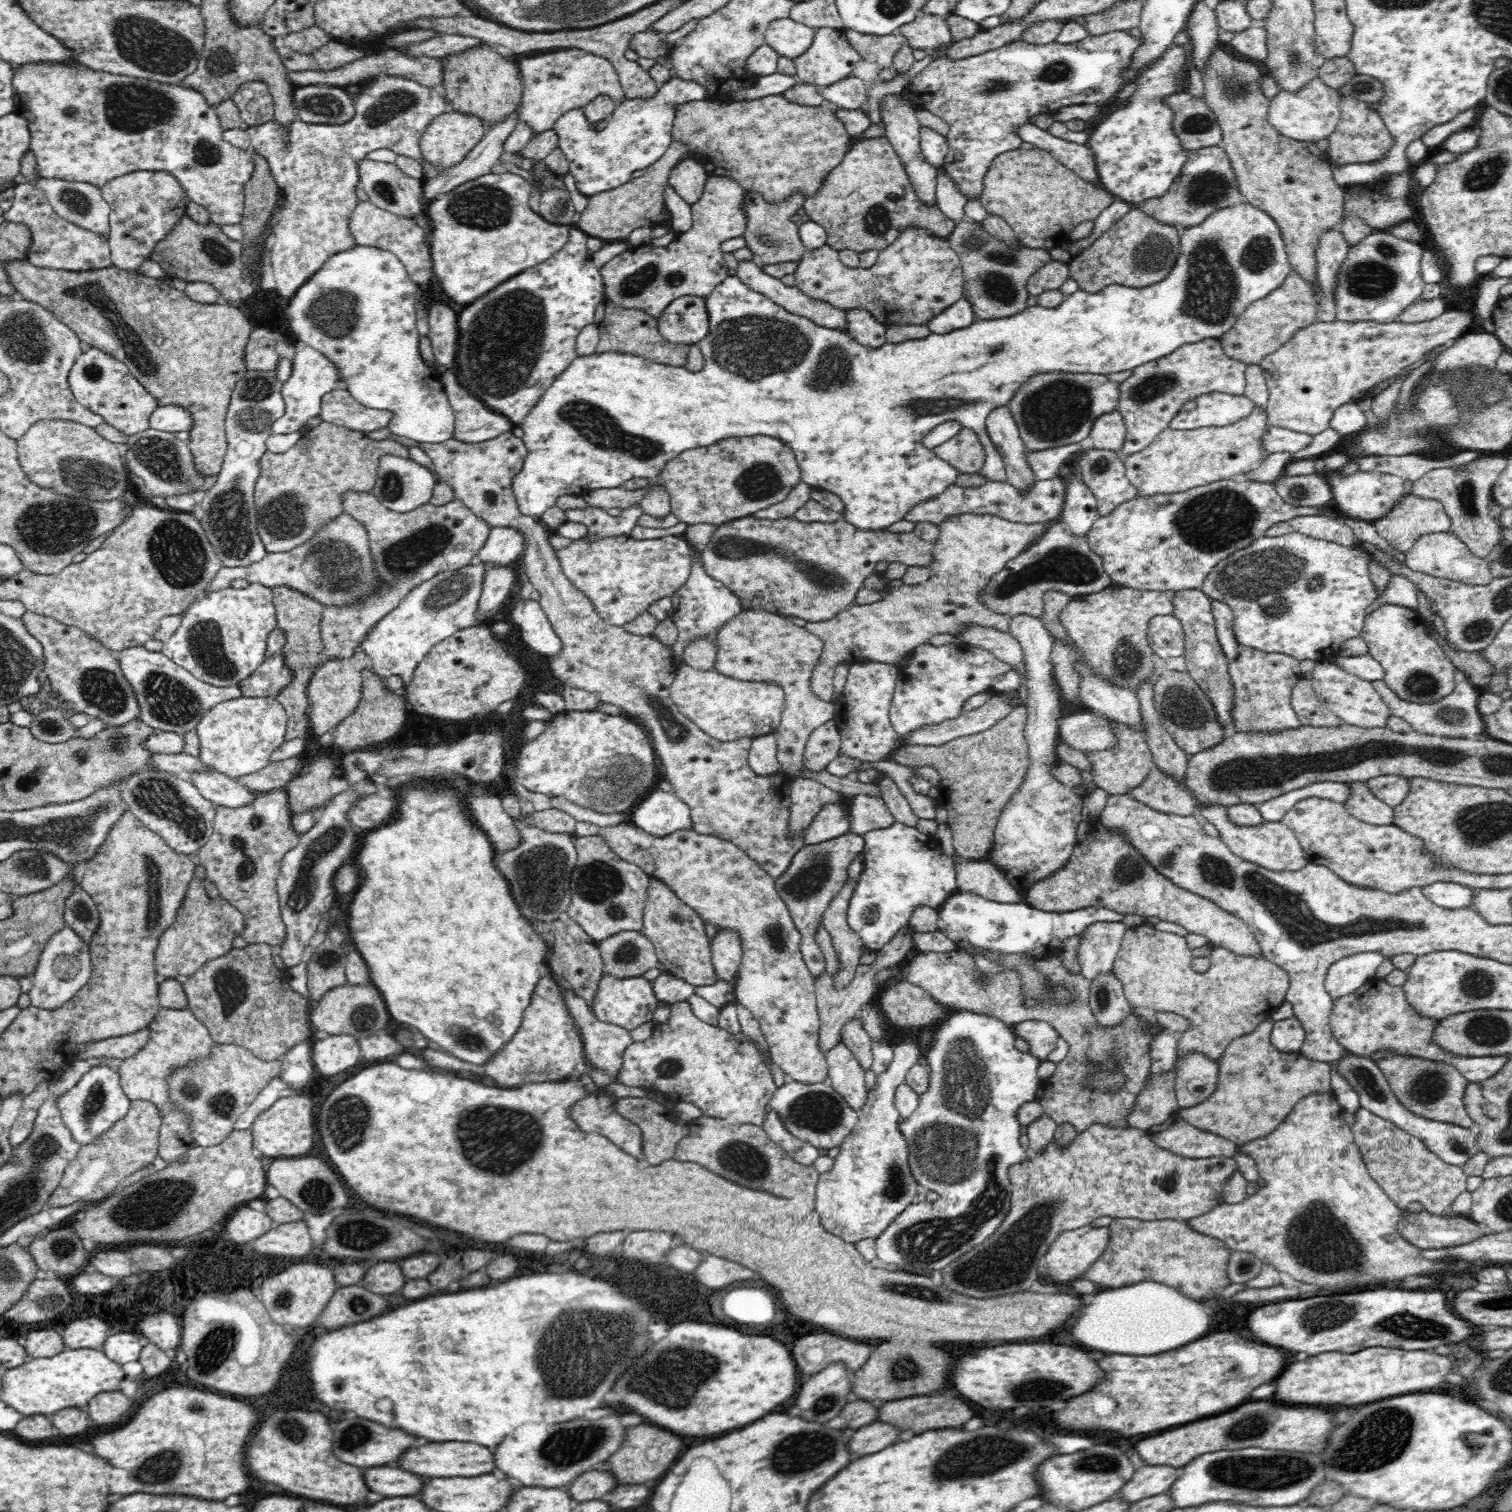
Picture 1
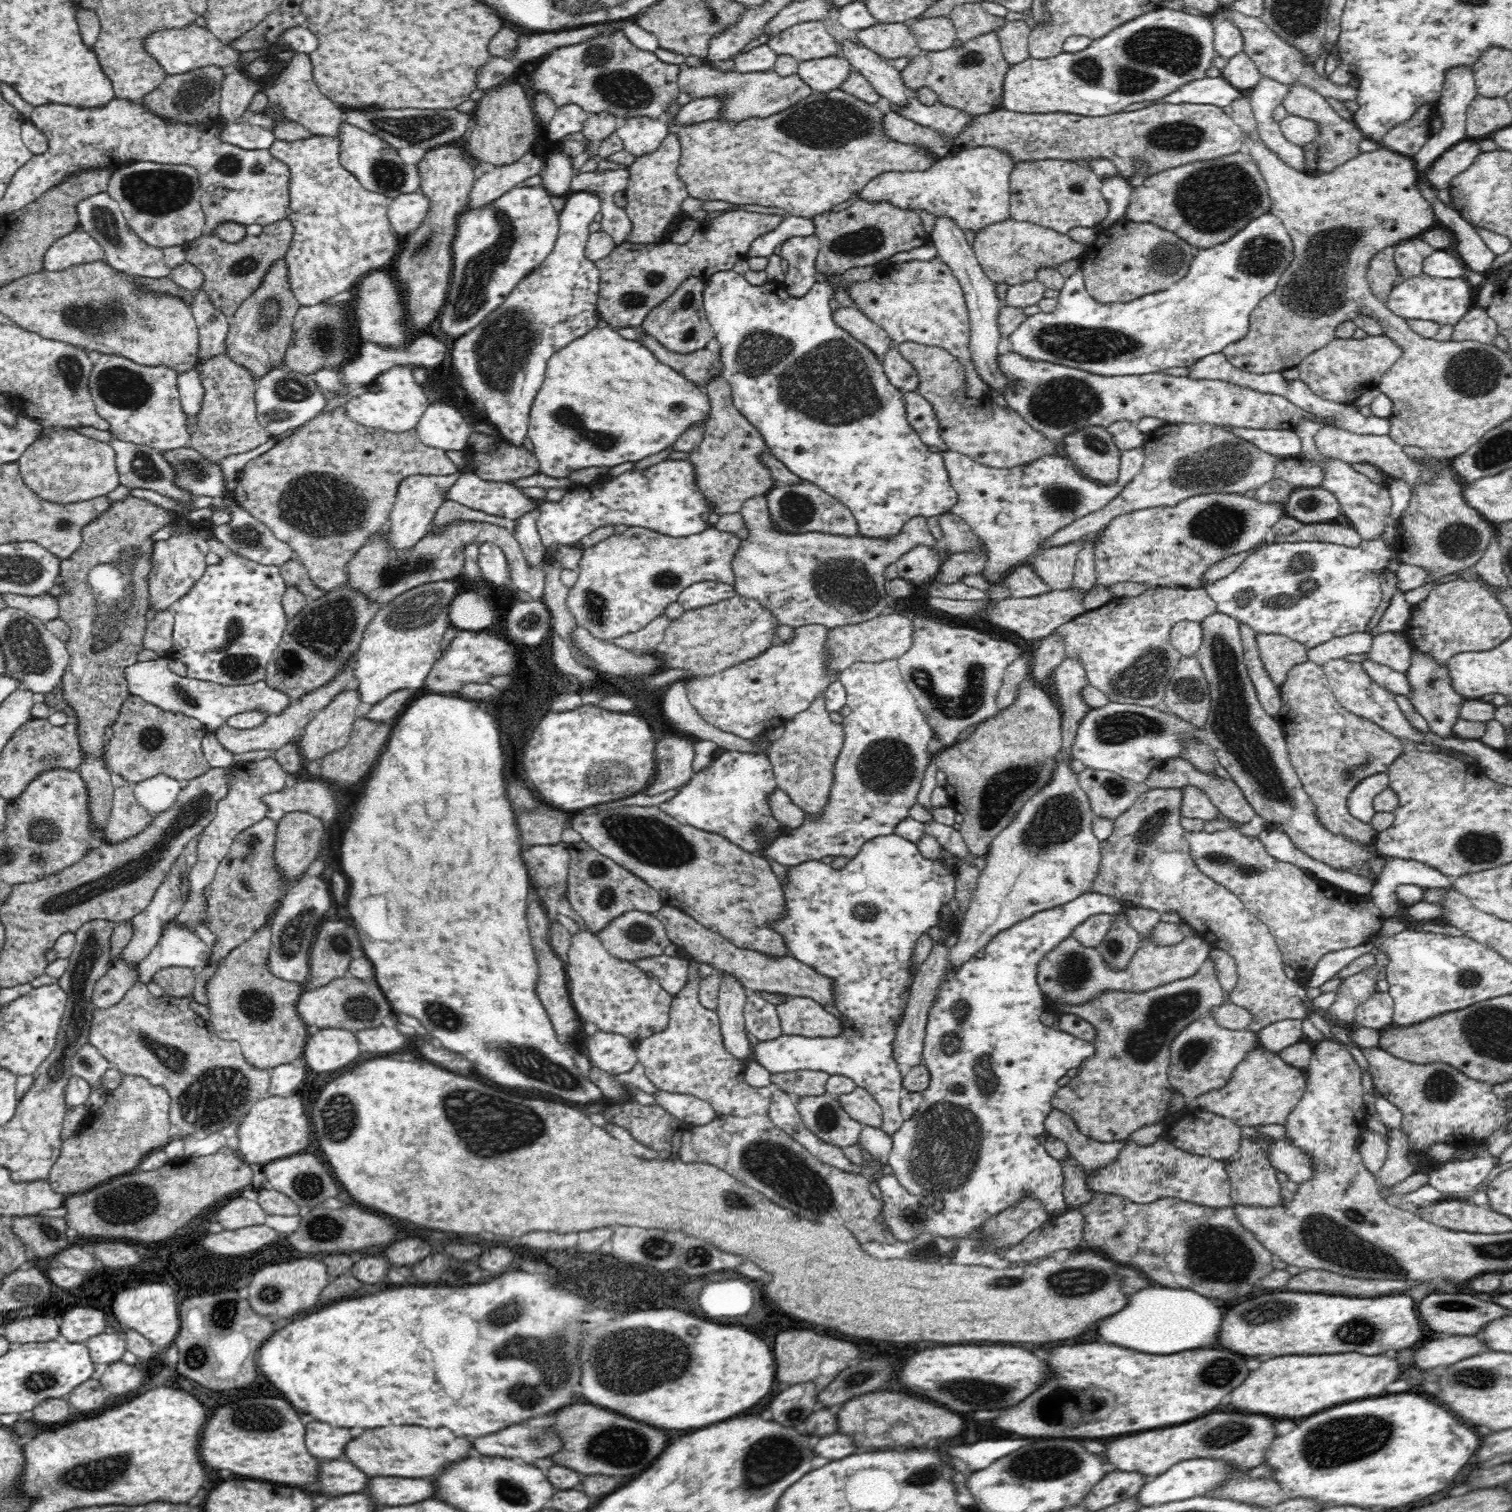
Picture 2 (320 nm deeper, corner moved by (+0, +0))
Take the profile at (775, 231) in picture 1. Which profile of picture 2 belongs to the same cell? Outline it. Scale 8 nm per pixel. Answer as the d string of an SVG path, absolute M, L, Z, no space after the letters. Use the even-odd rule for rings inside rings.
M812 234L789 238L781 246L782 257L788 262L783 283L792 298L803 297L816 284L818 272L815 264L820 245L819 238Z

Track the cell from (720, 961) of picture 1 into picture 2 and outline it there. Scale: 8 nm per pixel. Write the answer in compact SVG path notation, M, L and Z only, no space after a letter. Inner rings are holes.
M728 974L719 975L721 985L716 1011L719 1016L722 1042L730 1054L743 1059L752 1054L750 1036L743 1015L749 991L736 977Z

